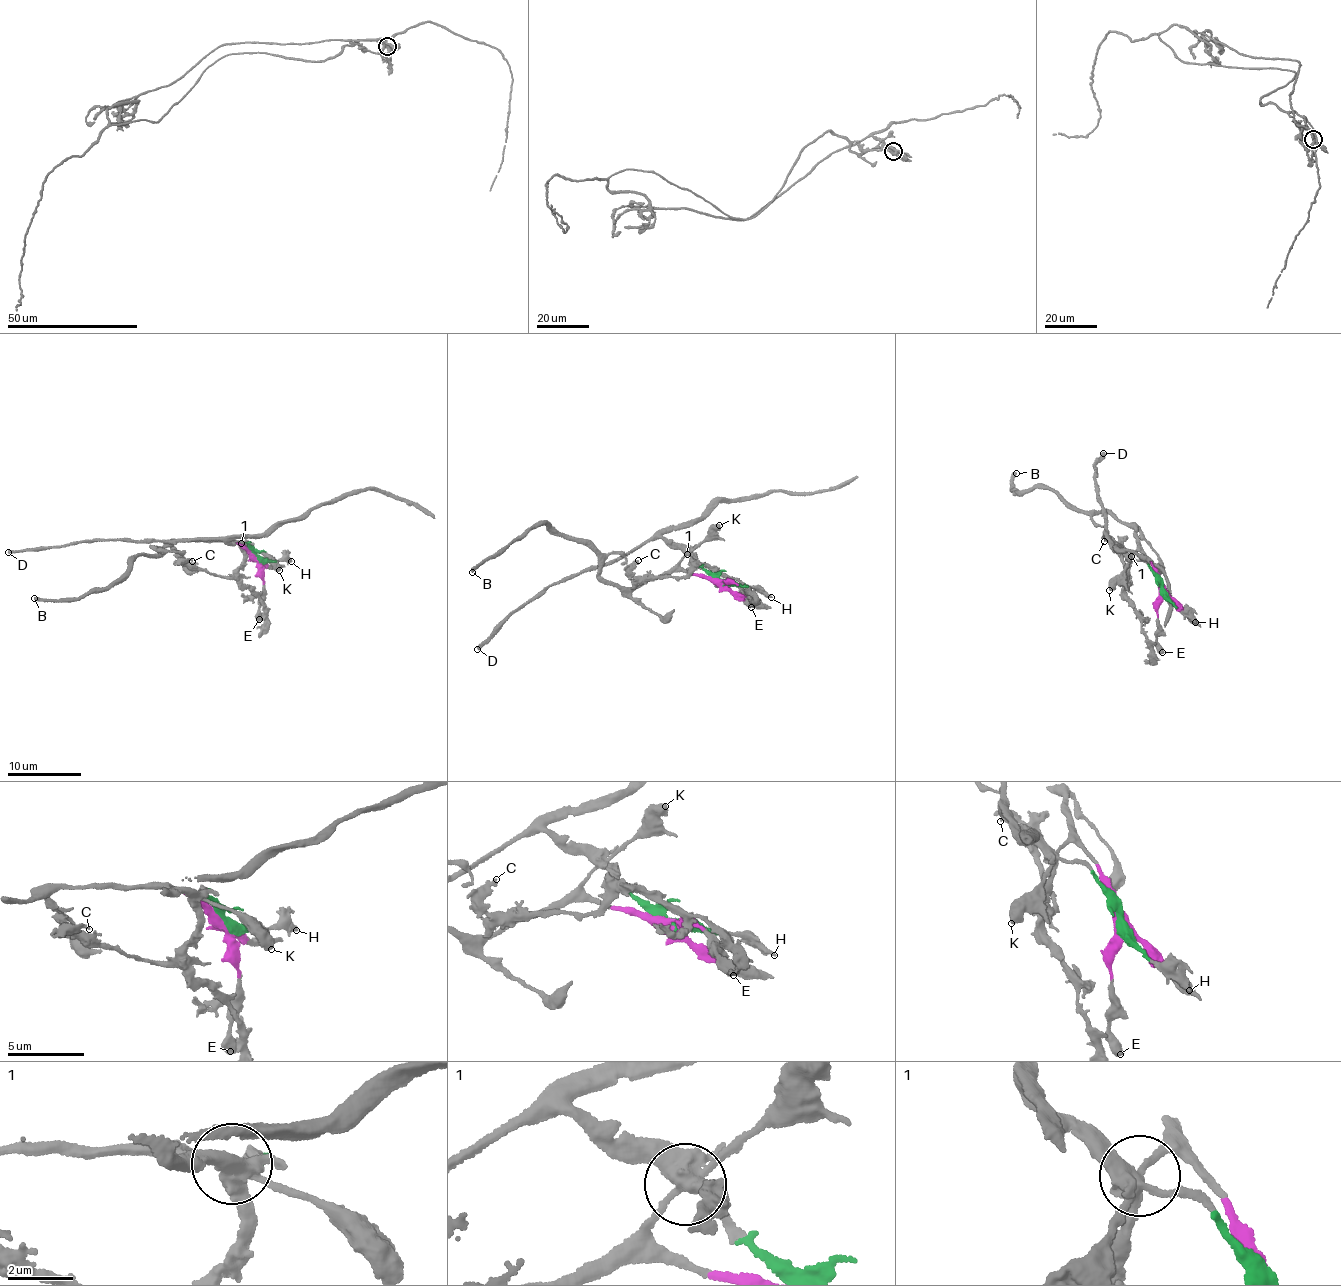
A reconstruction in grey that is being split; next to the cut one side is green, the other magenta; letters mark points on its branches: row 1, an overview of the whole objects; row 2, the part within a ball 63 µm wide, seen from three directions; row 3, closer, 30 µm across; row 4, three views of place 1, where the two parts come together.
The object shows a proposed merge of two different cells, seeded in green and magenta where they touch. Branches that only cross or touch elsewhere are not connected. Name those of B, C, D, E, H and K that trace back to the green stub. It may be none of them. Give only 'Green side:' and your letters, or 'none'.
Green side: C, D, H

